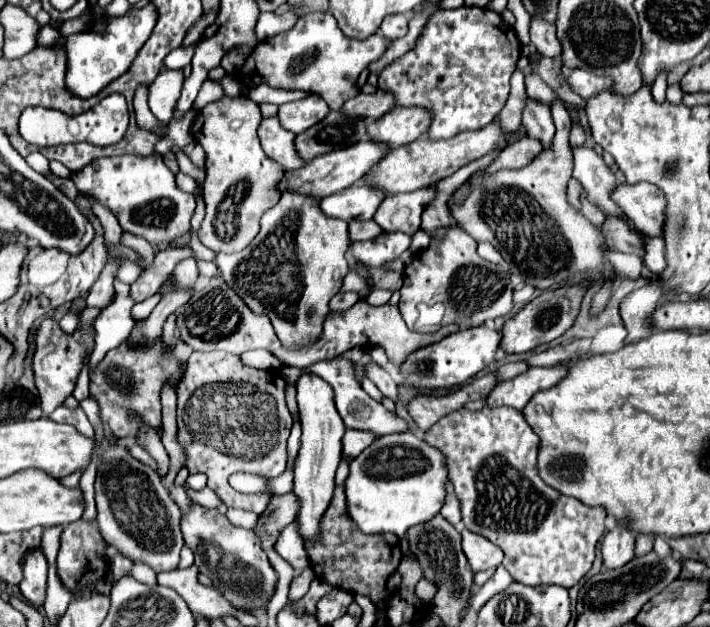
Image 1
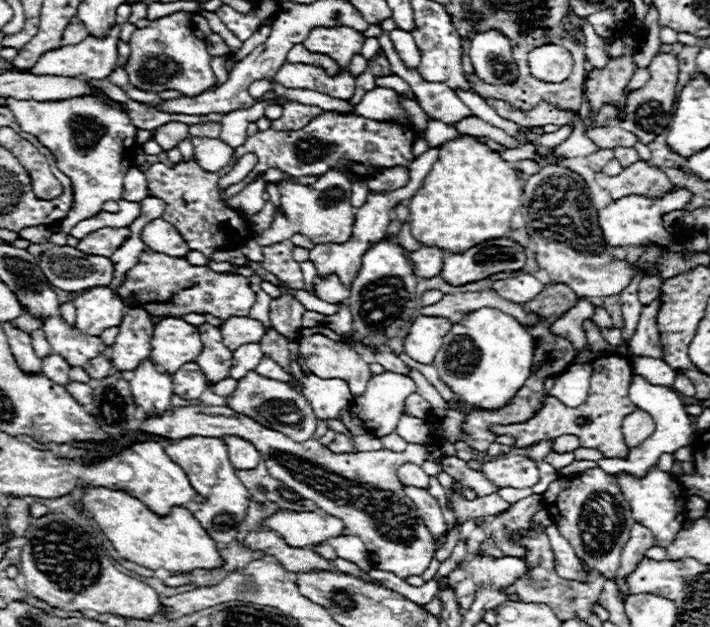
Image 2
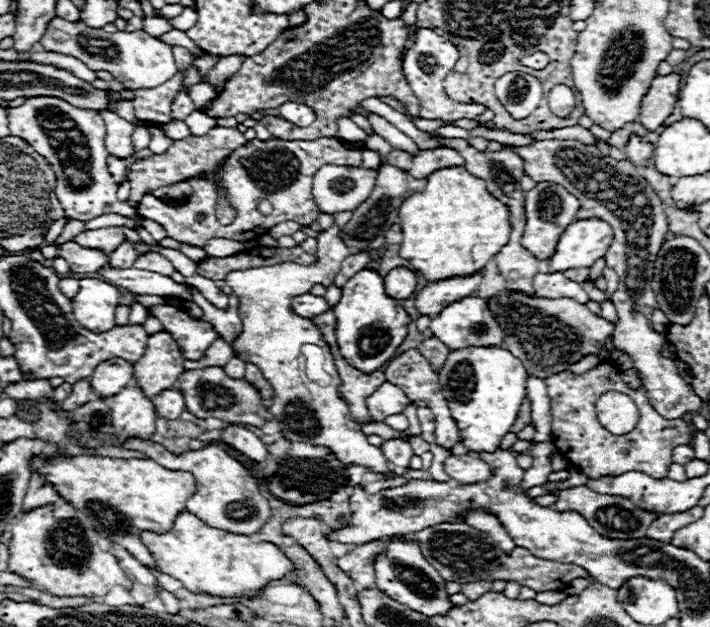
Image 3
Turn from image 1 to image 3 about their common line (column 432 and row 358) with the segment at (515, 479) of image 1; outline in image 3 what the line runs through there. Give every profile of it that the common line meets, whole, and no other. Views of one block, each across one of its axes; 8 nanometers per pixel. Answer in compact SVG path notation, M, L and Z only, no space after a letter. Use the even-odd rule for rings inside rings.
M434 334L426 336L424 342L418 346L418 350L420 350L420 354L424 354L424 358L428 358L428 362L432 362L432 368L436 372L440 372L440 366L446 362L446 358L450 354L450 348L444 342L436 340Z

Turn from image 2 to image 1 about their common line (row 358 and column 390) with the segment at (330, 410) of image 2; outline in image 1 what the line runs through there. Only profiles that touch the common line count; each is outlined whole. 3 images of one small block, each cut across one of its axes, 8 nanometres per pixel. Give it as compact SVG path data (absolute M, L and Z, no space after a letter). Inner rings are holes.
M372 290L370 296L366 298L366 302L370 306L382 306L382 304L388 304L390 296L392 296L392 292L388 292L388 290Z

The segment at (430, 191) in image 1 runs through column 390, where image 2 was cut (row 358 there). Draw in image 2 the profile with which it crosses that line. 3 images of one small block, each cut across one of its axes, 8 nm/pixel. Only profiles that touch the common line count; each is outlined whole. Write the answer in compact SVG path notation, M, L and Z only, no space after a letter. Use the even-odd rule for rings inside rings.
M202 324L198 326L198 334L202 340L202 352L194 362L200 362L200 368L210 382L226 378L232 366L232 350L224 346L220 330L212 324Z

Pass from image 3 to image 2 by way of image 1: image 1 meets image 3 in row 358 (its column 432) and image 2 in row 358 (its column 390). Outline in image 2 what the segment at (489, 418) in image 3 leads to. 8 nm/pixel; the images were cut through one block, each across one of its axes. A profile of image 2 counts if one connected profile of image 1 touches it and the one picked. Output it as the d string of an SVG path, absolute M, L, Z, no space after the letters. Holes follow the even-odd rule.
M480 308L452 326L432 364L460 400L472 408L498 410L514 398L532 374L532 358L534 338L522 324L500 310Z

